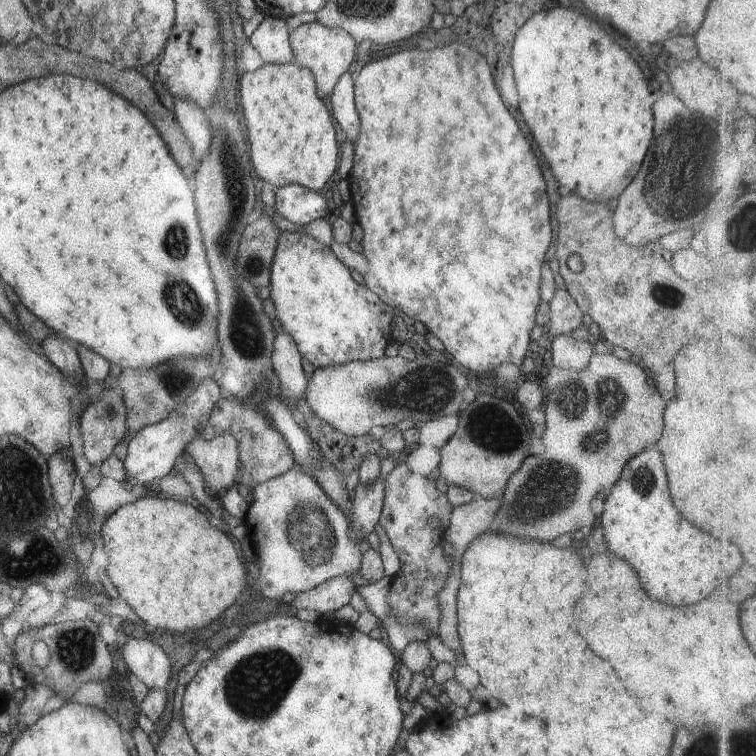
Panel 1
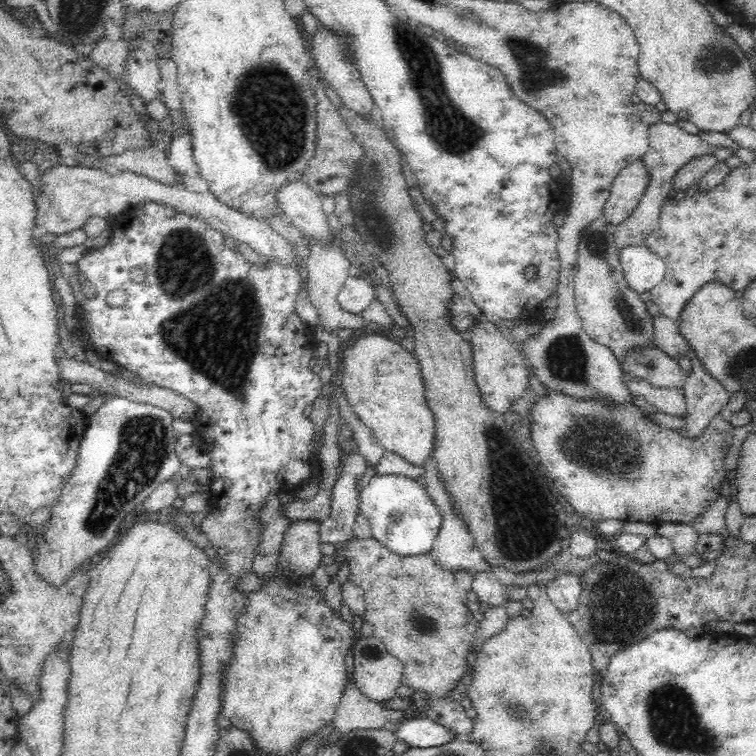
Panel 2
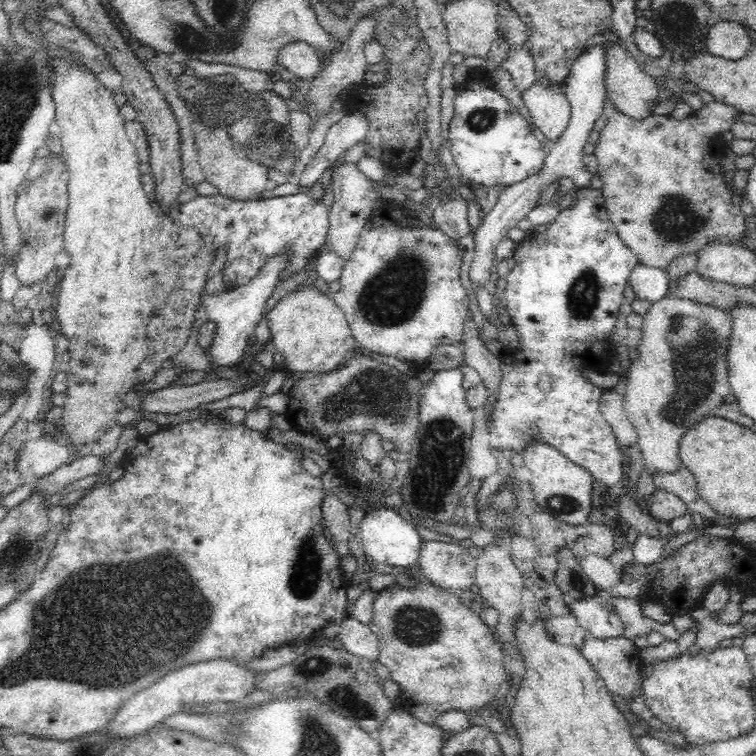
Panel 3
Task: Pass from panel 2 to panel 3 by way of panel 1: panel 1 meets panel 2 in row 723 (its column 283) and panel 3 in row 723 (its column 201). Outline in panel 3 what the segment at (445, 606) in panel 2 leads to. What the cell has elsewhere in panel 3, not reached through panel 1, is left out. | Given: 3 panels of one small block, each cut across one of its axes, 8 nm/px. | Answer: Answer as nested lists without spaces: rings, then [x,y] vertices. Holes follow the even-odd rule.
[[[418,583],[417,588],[414,590],[412,590],[412,588],[403,588],[397,584],[392,584],[392,586],[387,586],[383,590],[376,592],[372,609],[374,615],[367,625],[371,631],[377,635],[379,641],[379,657],[377,660],[388,668],[388,678],[399,684],[402,690],[399,707],[402,708],[402,710],[410,713],[412,716],[424,723],[436,725],[438,715],[448,712],[448,710],[461,710],[462,712],[478,710],[483,708],[488,702],[491,702],[494,696],[498,694],[499,686],[508,674],[507,658],[502,653],[502,644],[497,640],[493,629],[484,625],[484,623],[482,623],[482,619],[480,619],[480,617],[470,609],[463,594],[453,590],[441,589],[432,583]]]

